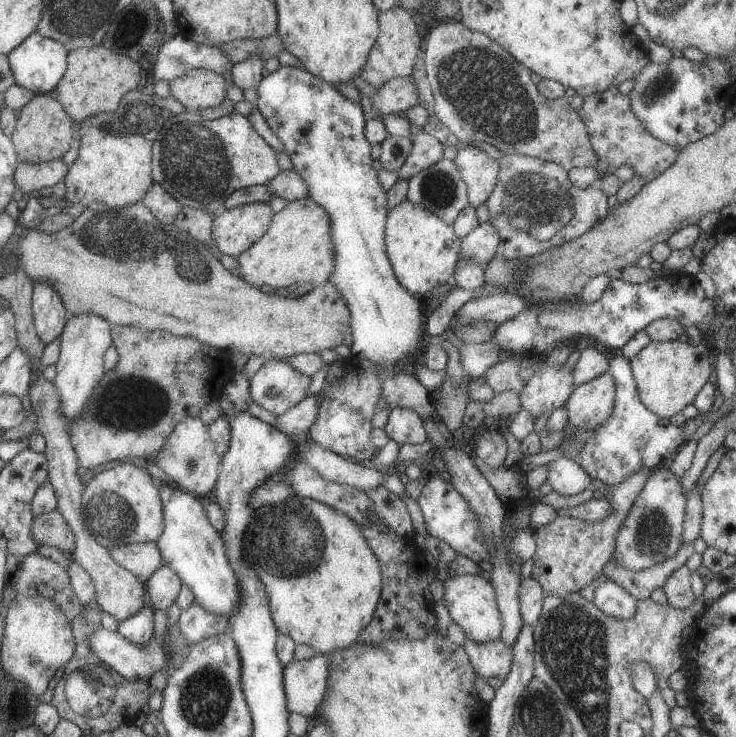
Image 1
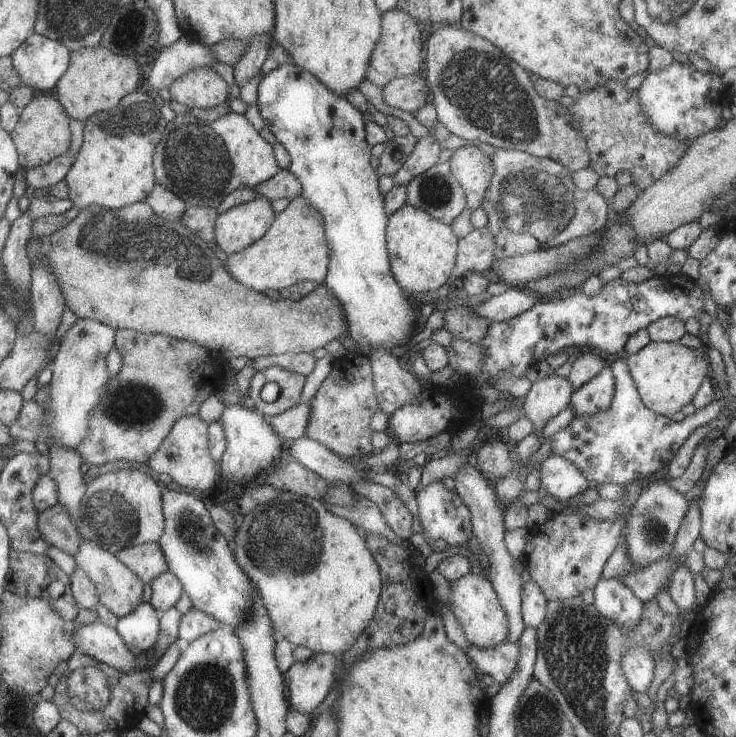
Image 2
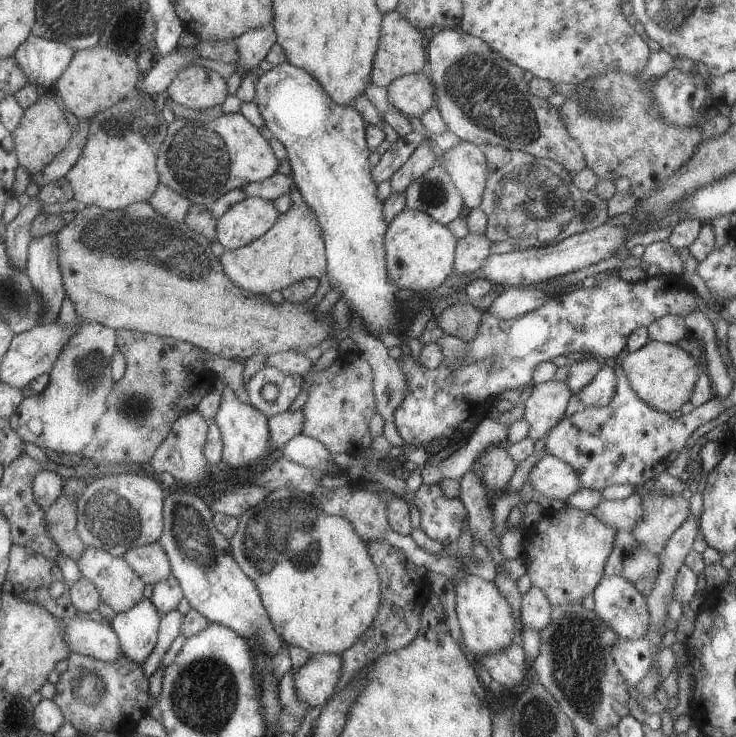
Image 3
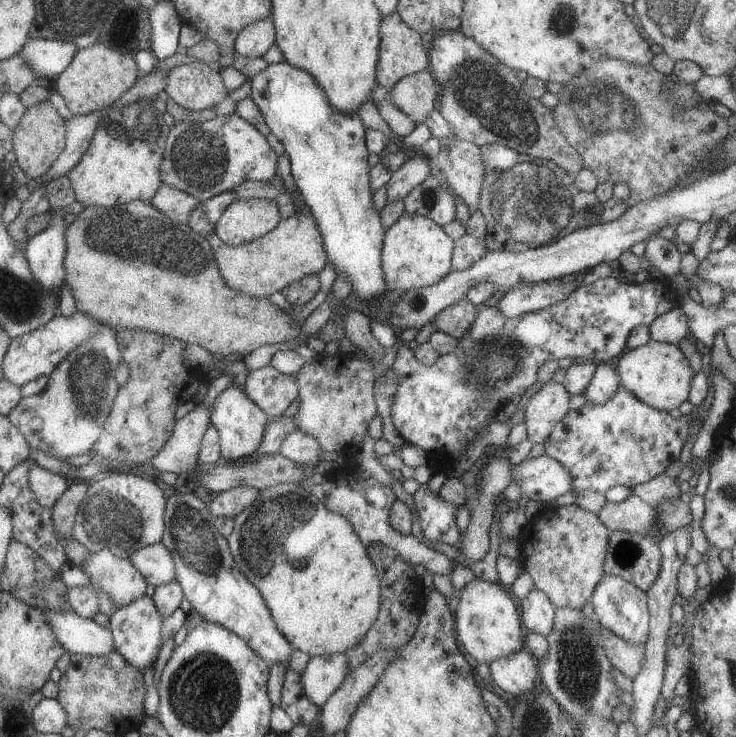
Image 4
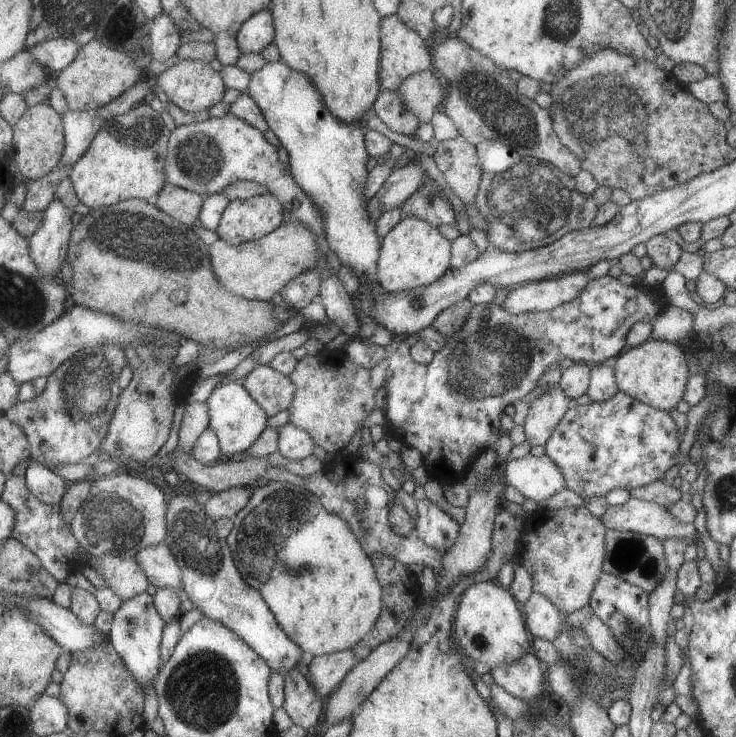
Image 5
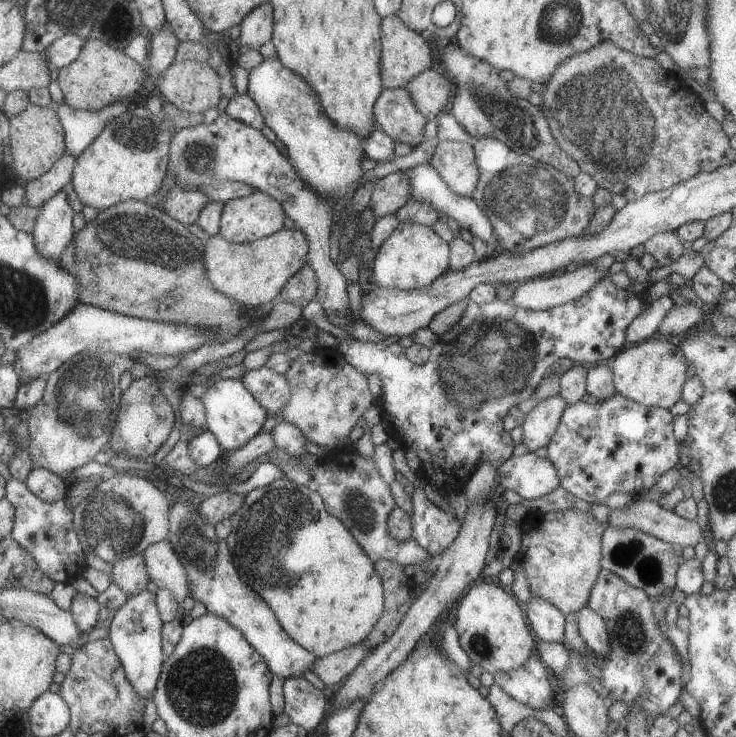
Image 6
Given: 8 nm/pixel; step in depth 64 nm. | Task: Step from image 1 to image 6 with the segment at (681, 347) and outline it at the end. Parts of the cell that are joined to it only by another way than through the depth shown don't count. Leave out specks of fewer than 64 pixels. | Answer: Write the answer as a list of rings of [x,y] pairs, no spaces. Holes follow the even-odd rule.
[[[650,338],[622,348],[612,362],[613,384],[617,393],[646,407],[671,409],[681,400],[688,364],[679,346],[664,338]]]

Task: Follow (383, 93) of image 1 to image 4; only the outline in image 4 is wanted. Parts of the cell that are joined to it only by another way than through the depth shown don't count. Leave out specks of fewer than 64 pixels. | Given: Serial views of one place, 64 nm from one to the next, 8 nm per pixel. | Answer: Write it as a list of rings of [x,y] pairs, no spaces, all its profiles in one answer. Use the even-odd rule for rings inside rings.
[[[429,69],[402,78],[389,92],[391,100],[416,123],[426,120],[438,108],[438,83]]]

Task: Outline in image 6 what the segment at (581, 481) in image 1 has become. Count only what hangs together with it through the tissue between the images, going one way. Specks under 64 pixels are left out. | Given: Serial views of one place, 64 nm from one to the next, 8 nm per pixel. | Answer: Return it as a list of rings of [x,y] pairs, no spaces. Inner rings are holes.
[[[535,452],[513,455],[497,469],[497,484],[513,491],[523,499],[546,496],[559,487],[556,468],[548,458],[540,458]]]

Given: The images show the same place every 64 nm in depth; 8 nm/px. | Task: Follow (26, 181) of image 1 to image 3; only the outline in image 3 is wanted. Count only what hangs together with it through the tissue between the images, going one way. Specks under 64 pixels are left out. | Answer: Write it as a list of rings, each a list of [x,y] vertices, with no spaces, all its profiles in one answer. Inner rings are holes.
[[[88,119],[79,121],[80,124],[73,128],[73,134],[66,149],[51,164],[48,164],[42,173],[38,172],[31,176],[31,180],[39,186],[44,187],[65,177],[80,159],[90,133],[91,122]]]

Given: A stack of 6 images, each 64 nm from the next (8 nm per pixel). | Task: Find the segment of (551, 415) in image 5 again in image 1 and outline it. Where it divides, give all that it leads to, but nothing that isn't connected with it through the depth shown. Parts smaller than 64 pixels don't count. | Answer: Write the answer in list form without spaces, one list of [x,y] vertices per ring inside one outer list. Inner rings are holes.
[[[545,363],[537,369],[519,396],[521,406],[535,419],[566,406],[576,387],[572,370],[566,364],[553,367]]]

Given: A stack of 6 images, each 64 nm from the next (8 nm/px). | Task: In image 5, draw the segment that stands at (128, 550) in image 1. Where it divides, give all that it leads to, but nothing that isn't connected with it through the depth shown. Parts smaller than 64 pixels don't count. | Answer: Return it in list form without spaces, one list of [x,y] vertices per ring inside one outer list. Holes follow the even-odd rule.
[[[164,542],[140,550],[136,560],[144,570],[152,590],[172,588],[183,597],[185,591],[180,568],[176,558]]]

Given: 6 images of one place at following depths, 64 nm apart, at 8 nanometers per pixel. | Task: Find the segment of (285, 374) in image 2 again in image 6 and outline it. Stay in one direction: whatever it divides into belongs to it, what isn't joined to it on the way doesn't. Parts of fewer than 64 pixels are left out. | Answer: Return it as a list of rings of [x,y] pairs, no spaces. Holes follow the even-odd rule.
[[[265,365],[259,370],[246,372],[240,380],[269,414],[282,411],[290,399],[288,380],[284,375],[269,370]]]

